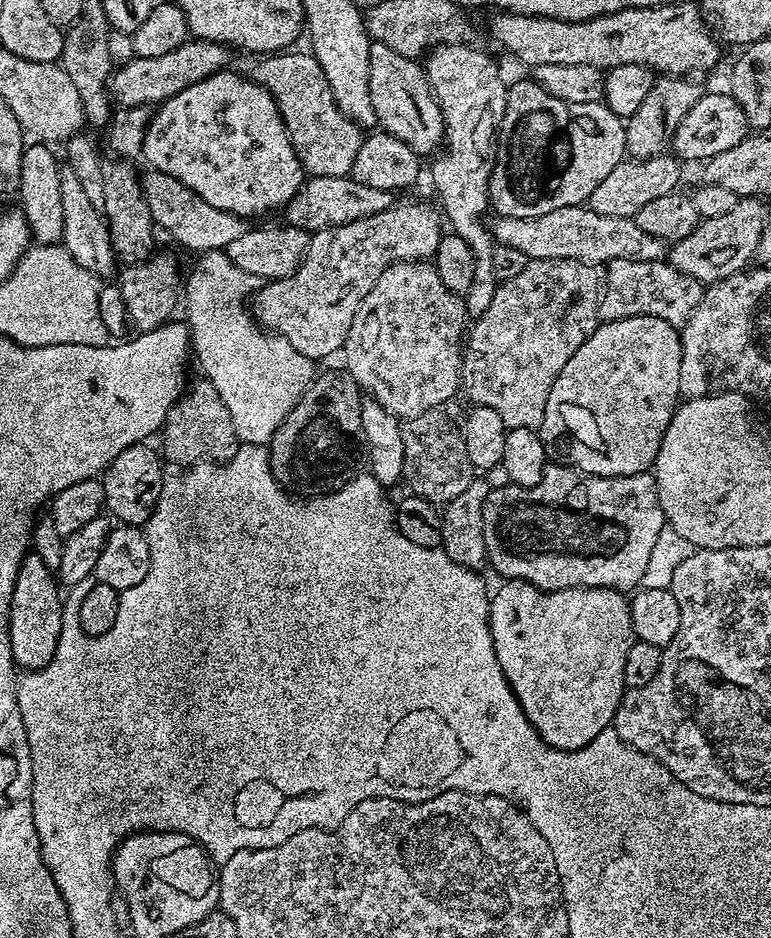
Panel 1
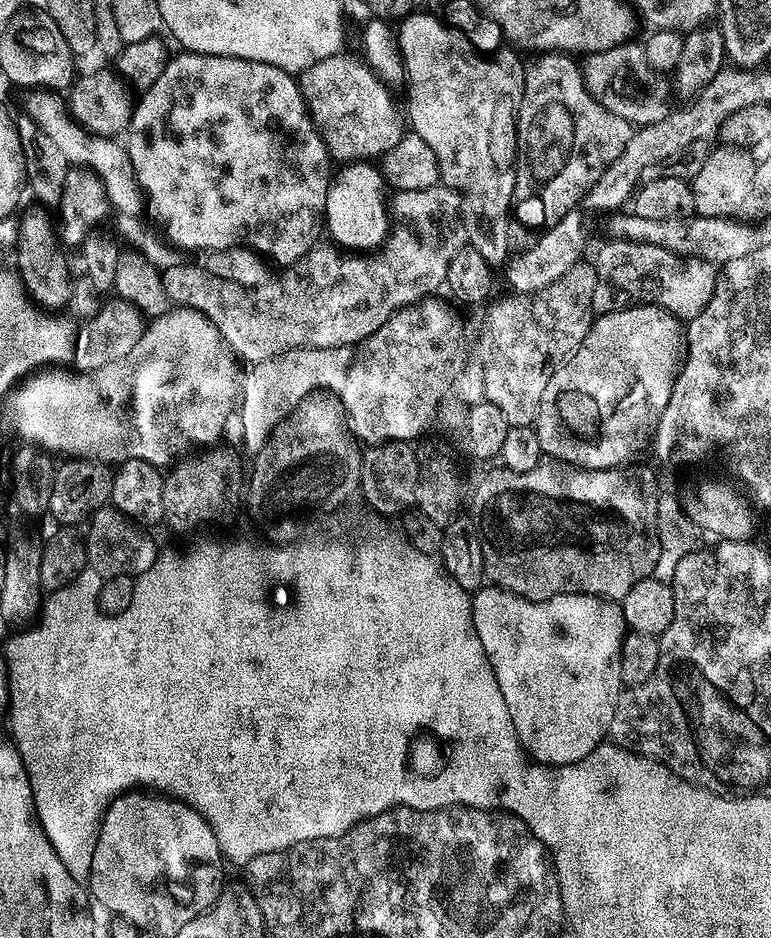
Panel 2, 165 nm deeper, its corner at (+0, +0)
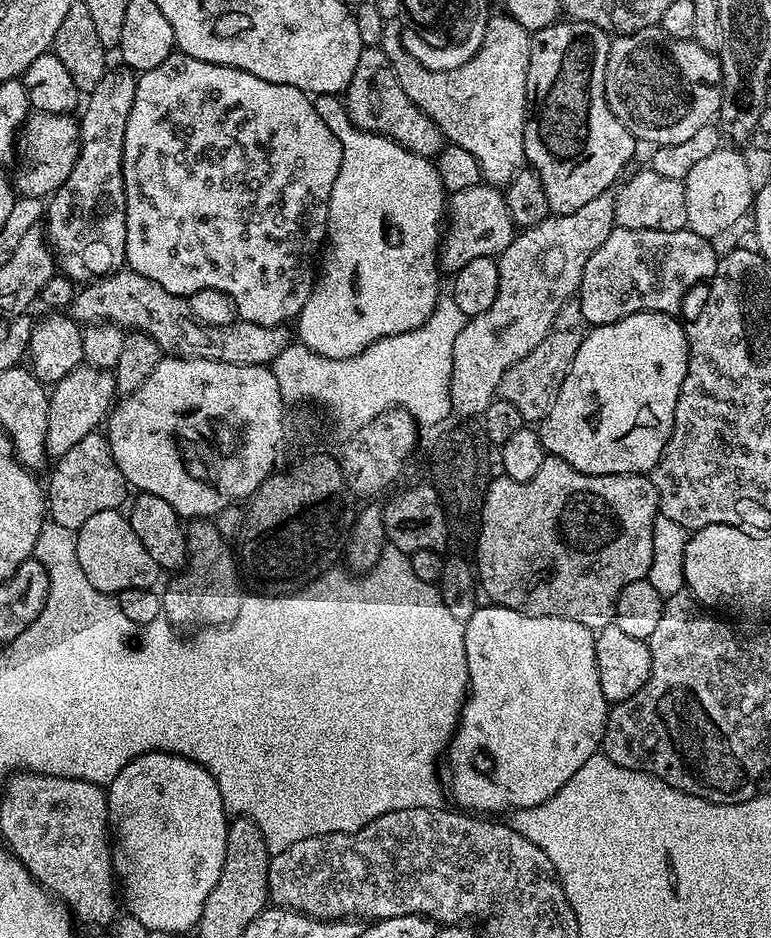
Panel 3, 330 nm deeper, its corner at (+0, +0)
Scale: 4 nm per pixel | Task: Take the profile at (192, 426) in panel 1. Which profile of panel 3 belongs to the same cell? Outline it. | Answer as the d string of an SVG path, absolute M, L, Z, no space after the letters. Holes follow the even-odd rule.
M196 518L187 525L188 561L169 579L173 580L162 588L163 619L177 630L218 628L232 624L234 618L238 618L242 599L238 556L233 545L231 548L227 538L212 524L215 523L211 519Z

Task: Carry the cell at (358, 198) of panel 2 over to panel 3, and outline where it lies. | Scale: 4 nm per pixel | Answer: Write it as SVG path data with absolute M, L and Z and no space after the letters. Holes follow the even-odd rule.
M322 94L315 97L314 103L322 122L330 126L334 138L338 138L344 149L338 178L334 178L330 194L326 251L312 292L294 327L300 335L297 336L299 343L314 354L344 359L358 355L376 340L414 331L441 303L438 249L446 220L446 193L435 163L429 157L406 150L389 136L359 128L348 116L348 109L339 95Z

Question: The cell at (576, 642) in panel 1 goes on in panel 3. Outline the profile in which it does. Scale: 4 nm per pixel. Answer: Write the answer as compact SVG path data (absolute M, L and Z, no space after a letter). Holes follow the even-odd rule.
M499 606L477 607L477 610L464 624L464 641L466 642L466 666L468 667L468 699L456 721L456 733L446 749L448 755L448 780L452 783L452 796L456 799L455 807L468 814L492 814L488 812L511 813L517 808L529 808L546 802L586 762L586 758L597 755L601 751L604 739L604 727L608 721L609 703L602 694L602 682L598 682L598 662L594 658L593 629L582 626L582 622L574 622L570 618L557 616L527 616L518 610L510 610Z

